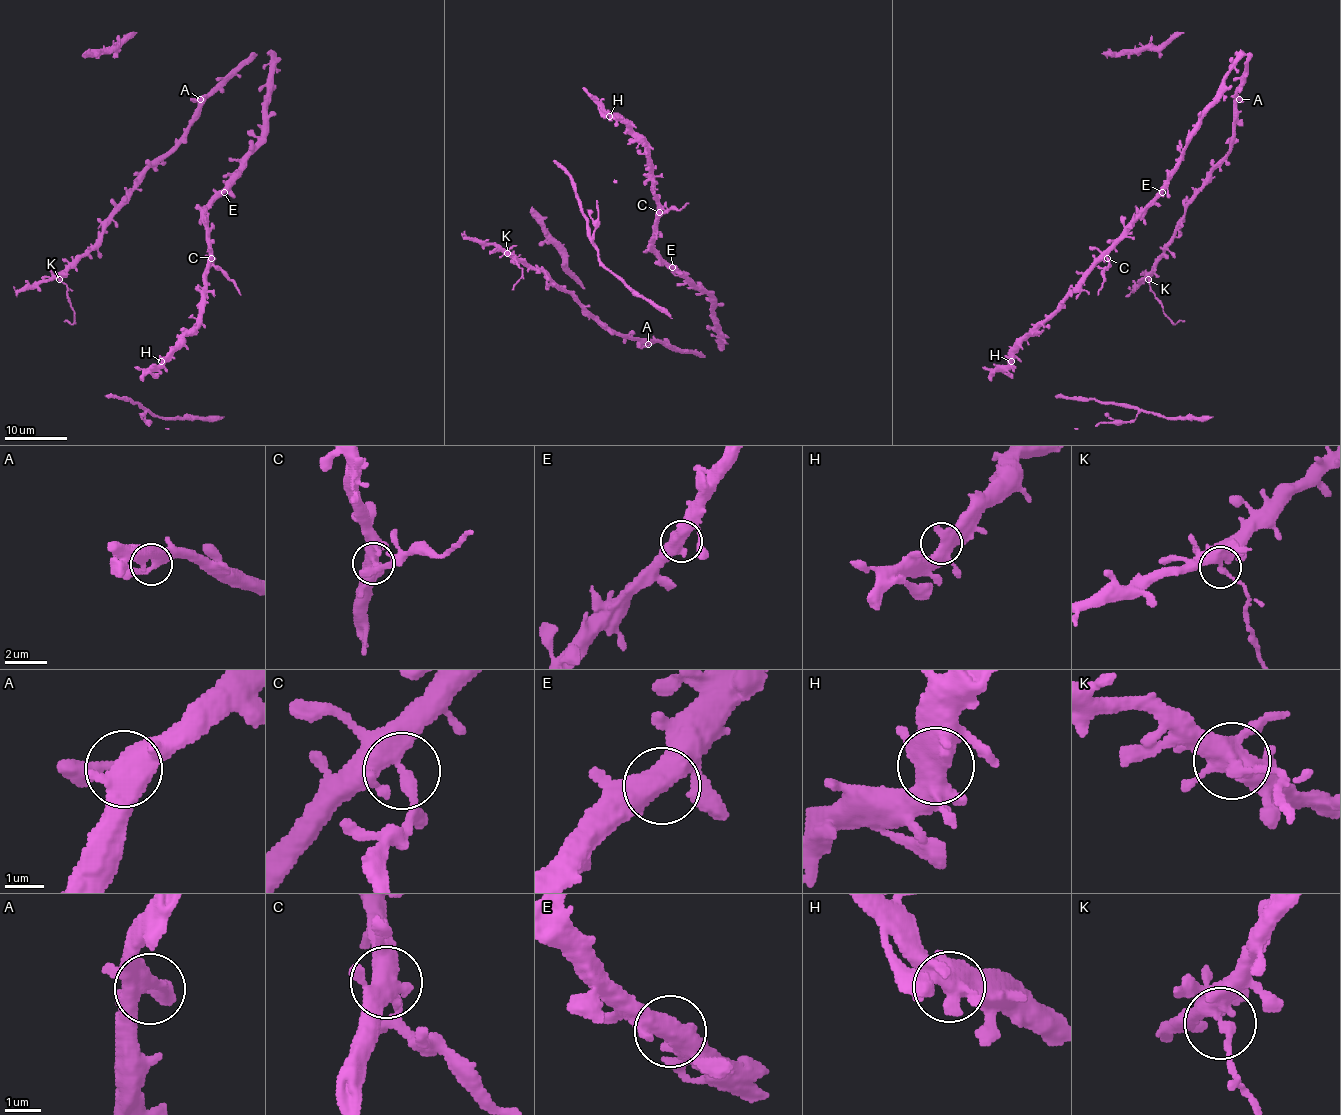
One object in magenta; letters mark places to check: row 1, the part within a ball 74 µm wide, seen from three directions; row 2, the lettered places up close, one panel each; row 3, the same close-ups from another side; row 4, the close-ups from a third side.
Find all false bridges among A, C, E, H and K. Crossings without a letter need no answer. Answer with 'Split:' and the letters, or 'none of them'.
Split: C, K

